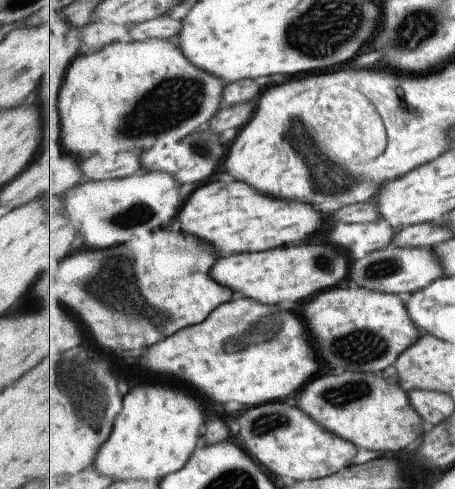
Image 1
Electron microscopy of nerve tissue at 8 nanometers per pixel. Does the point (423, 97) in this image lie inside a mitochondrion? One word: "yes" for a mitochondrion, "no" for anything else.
no

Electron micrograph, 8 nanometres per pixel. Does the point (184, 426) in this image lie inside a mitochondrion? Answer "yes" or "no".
no

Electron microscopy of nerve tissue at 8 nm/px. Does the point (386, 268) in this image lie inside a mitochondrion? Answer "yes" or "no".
yes

